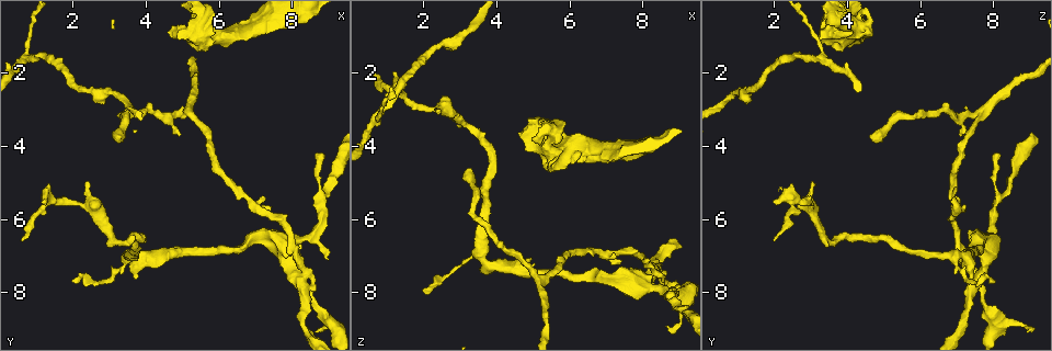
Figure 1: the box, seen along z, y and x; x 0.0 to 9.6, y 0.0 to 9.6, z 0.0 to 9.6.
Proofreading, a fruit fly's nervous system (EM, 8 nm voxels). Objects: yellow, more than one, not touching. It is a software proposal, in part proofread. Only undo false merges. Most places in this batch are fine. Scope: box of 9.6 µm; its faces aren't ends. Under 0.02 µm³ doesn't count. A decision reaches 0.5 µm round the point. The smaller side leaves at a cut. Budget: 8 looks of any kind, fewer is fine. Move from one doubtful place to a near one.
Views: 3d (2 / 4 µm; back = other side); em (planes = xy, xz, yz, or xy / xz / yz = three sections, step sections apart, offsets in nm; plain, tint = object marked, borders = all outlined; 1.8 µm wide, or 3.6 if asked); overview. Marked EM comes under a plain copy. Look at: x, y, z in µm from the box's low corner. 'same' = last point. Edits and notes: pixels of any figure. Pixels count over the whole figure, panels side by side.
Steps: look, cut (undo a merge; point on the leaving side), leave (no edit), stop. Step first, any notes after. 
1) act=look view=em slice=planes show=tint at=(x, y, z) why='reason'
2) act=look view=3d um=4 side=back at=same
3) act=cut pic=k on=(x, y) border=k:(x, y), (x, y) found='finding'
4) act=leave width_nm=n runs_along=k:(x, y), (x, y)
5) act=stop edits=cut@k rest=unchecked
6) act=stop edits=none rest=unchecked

act=look view=em slice=planes show=tint at=(5.70, 1.00, 4.00) why='abrupt turn'

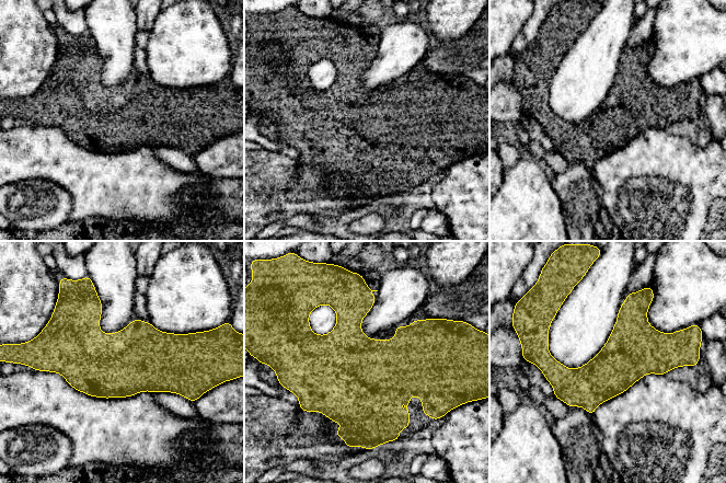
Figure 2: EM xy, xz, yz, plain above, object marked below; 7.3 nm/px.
act=leave found='one cell here'

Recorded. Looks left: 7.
act=look view=em slice=xz step=8 show=tint at=(0.65, 1.60, 3.35) why='sharp bend'

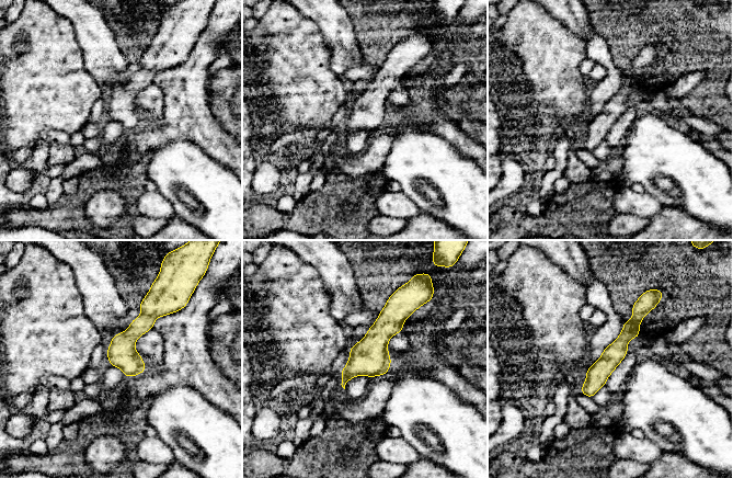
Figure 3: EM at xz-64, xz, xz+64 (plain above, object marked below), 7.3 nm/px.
act=look view=em slice=planes show=tint at=same why='another direction'

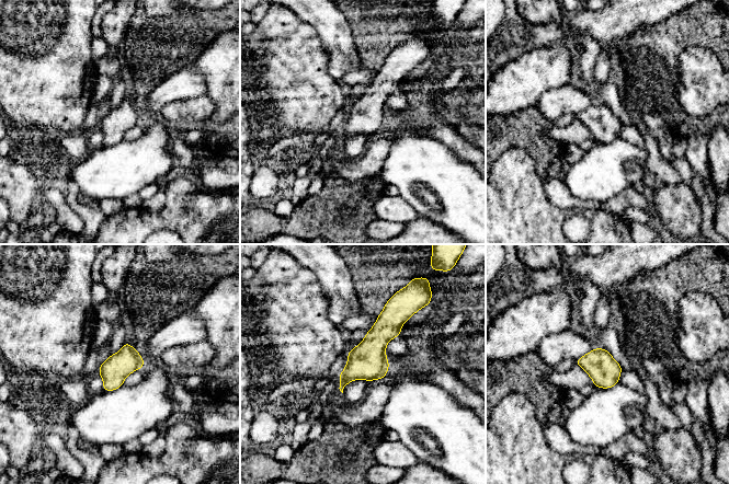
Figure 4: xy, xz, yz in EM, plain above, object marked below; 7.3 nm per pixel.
act=leave found='one cell here'

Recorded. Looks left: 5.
act=look view=3d um=2 at=(3.55, 7.05, 7.00) why='three-way junction'

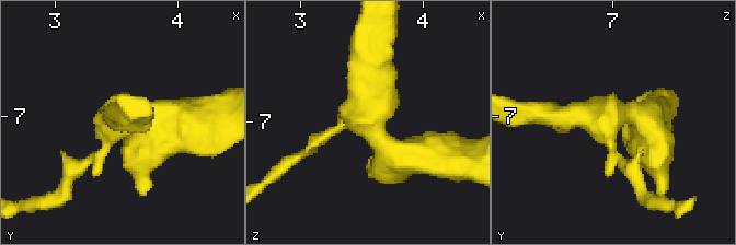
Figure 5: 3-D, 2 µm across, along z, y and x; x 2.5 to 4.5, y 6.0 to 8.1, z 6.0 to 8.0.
act=look view=em slice=planes show=borders at=(3.58, 6.98, 6.92) why='now the EM'

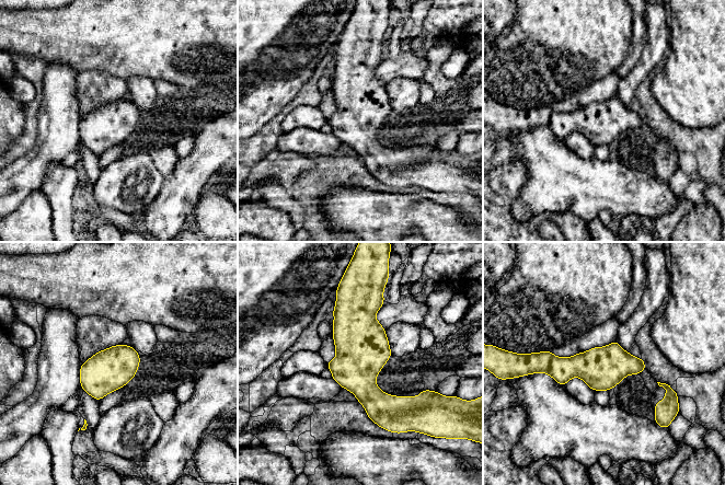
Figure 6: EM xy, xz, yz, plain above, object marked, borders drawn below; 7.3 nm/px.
act=leave width_nm=300 found='continuous, no second cell'

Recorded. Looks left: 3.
act=look view=3d um=2 side=back at=(5.20, 3.05, 7.55) why='arms part here'

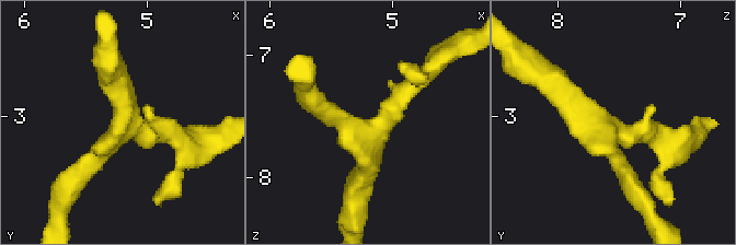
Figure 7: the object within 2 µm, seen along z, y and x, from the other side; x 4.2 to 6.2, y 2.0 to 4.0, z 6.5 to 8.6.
act=look view=em slice=planes show=tint at=(5.16, 3.12, 7.60) why='now the EM'

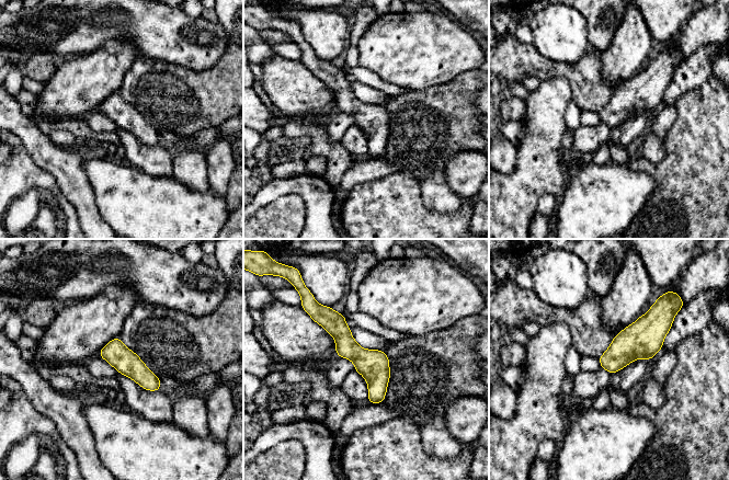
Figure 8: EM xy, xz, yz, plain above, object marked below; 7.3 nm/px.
act=leave runs_along=8:(325, 311), (377, 375), (379, 400) found='continuous, no second cell'

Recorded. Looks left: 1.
act=stop edits=none rest=unchecked

